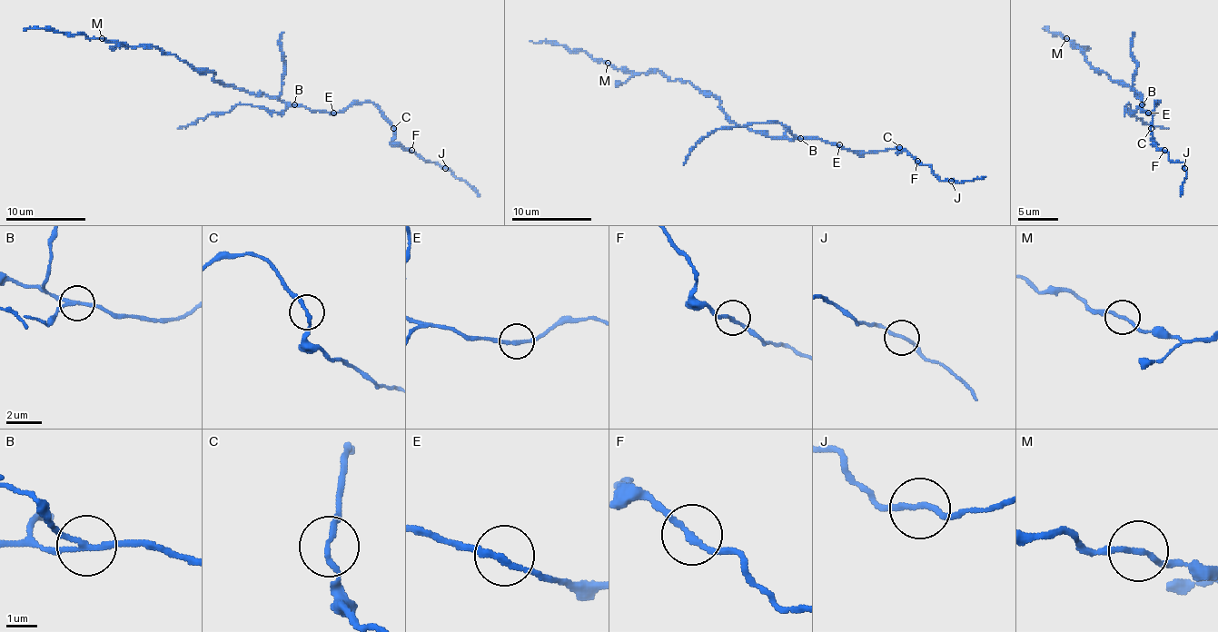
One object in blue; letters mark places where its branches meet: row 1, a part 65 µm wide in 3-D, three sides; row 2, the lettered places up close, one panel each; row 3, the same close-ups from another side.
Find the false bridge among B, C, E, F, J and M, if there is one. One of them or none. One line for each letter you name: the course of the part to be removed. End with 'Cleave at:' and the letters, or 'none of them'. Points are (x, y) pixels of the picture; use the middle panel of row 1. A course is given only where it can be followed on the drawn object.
B: foreign part runs (799, 139), (786, 124), (747, 123), (721, 127), (696, 144), (684, 164)
Cleave at: B

